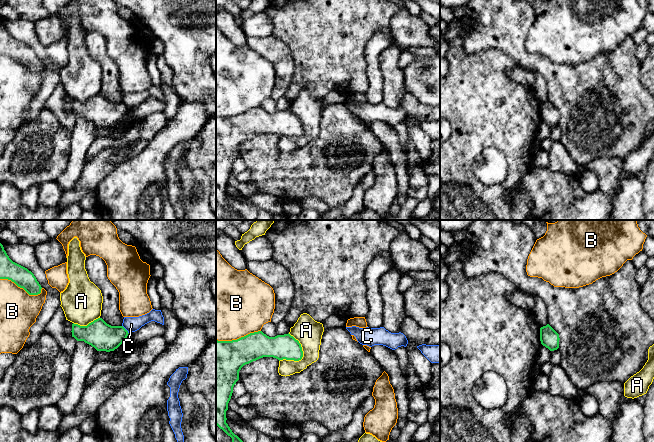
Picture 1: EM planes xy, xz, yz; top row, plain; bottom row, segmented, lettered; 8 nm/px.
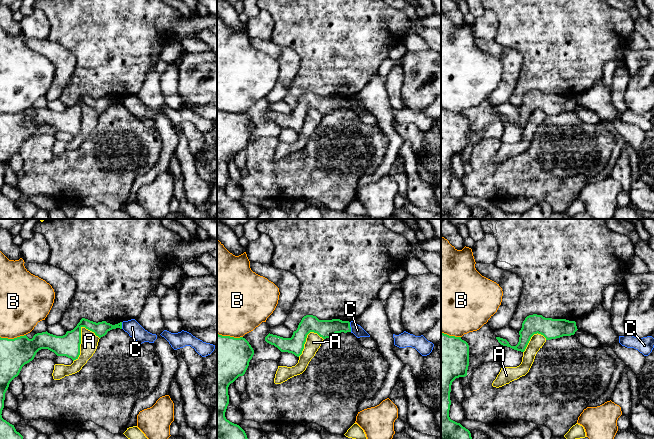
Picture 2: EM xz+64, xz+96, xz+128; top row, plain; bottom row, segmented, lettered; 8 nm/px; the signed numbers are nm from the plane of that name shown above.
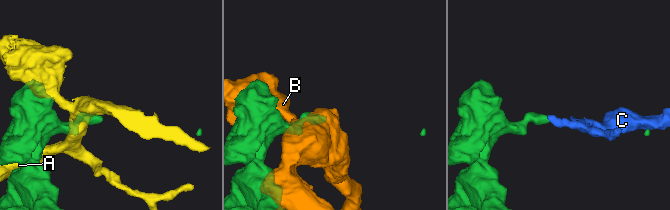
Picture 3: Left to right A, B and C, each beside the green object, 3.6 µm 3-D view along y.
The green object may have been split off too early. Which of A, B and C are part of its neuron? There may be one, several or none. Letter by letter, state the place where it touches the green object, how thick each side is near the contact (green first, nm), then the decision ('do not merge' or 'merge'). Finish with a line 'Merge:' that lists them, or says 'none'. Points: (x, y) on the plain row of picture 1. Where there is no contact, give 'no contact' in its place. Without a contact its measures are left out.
A: contact xz (300, 122); calibres 190 and 220 nm; do not merge
B: contact xy (21, 63); calibres 160 and 300 nm; do not merge
C: contact xy (125, 105); calibres 220 and 120 nm; do not merge
Merge: none

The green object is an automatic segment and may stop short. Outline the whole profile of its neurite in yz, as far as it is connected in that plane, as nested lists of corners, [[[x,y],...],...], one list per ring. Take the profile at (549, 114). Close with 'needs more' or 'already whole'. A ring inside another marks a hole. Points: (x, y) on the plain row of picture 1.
[[[549,100],[540,104],[541,120],[550,127],[554,127],[559,124],[559,116],[559,110]]]; already whole

